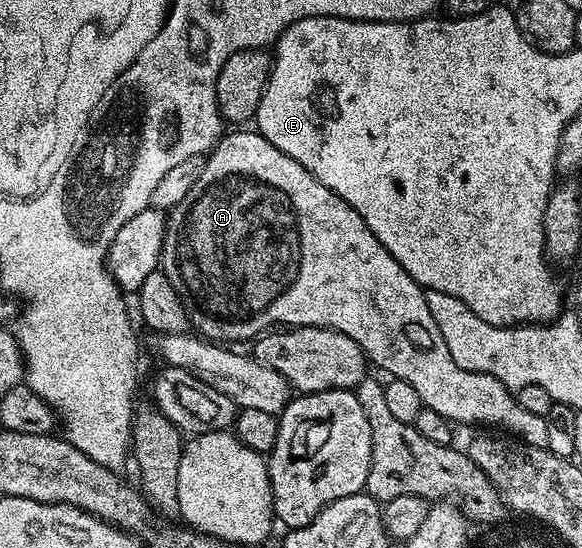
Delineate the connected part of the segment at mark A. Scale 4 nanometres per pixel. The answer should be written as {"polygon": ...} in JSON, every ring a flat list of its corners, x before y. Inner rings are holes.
{"polygon":[[239,128,236,129,239,130,236,134,227,132,220,137,210,153,206,155,201,176,197,176,197,184,193,184,193,188,189,188,185,200,181,200,181,204,173,211,175,258,179,261,177,282,181,287,183,308,194,333,220,344,239,344,235,342,243,342,246,338,254,340,272,328,320,326,336,330,349,336,349,340,353,340,362,348,363,355,367,357,368,363,372,367,380,366,387,376,405,380,405,384,413,384,417,396,421,396,423,405,433,408,433,412,441,412,441,416,445,416,448,422,452,424,464,422,467,426,500,426,503,429,500,431,517,436,518,441,525,445,546,447,546,418,533,416,533,412,525,412,525,408,521,408,514,393,508,390,505,384,501,384,501,380,488,374,469,372,465,368,457,368,457,364,453,364,453,356,449,356,449,348,445,348,445,339,441,336,441,332,437,332,437,324,433,321,432,314,429,313,429,304,425,304,423,287,411,279,409,272,405,272,405,268,401,268,401,264,397,264,397,260,393,260,393,256,381,244,381,240,377,240,377,236,373,236,373,232,369,232,365,220,361,220,361,216,353,207,345,204,345,200,341,200,341,196,337,196,337,192,325,188,325,184,321,184,321,180,317,180,317,176,310,174,304,166,297,164,297,160,293,160,293,156,285,156,285,152,281,152,281,148,273,148,273,144,269,144,269,140,265,140,263,134,254,129,251,129,252,131,247,129,251,128]]}

